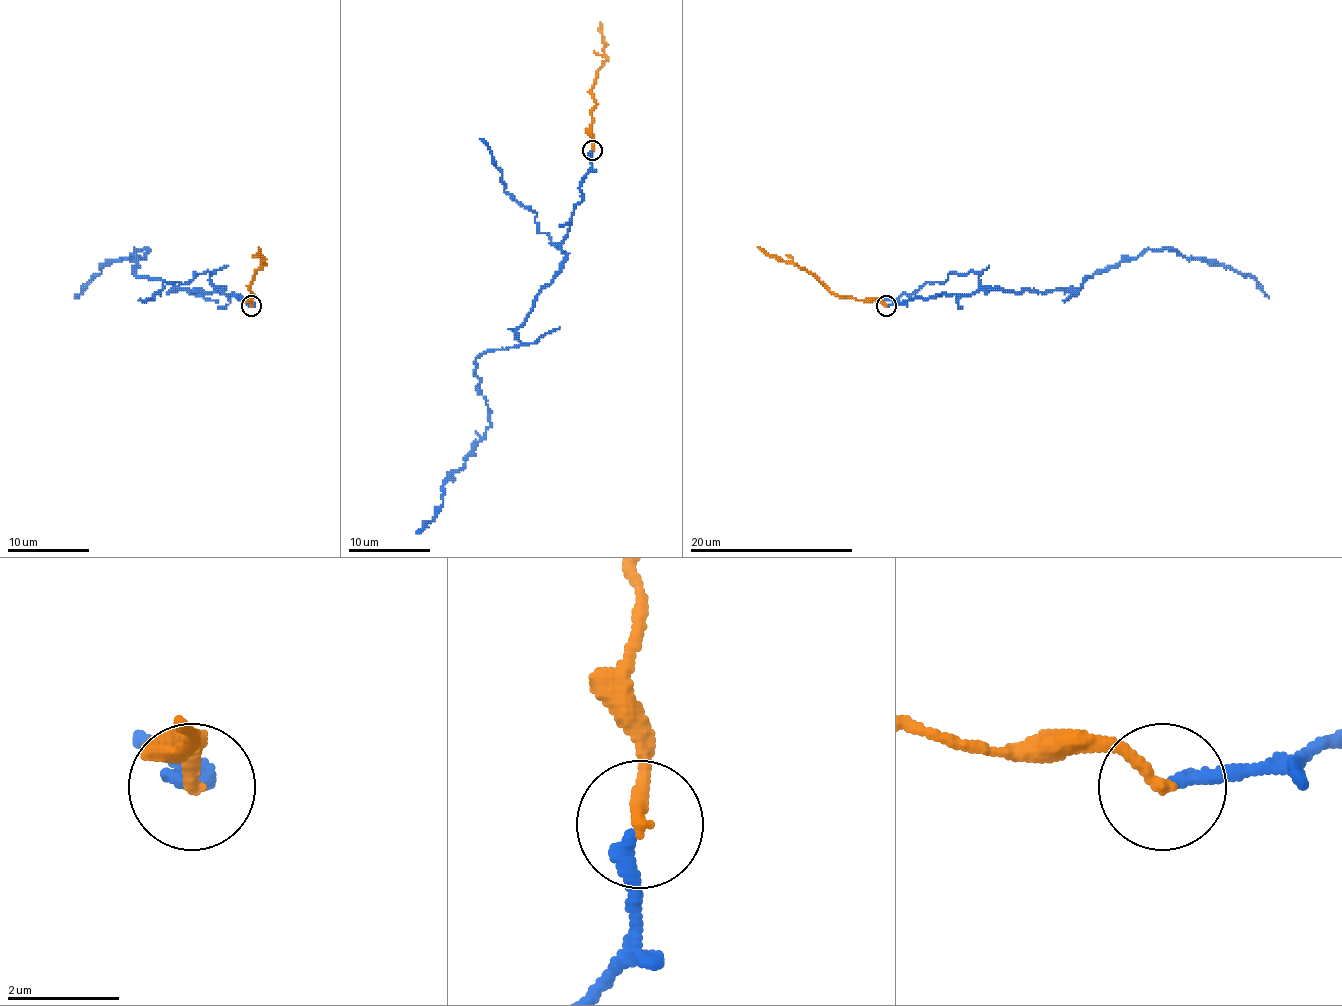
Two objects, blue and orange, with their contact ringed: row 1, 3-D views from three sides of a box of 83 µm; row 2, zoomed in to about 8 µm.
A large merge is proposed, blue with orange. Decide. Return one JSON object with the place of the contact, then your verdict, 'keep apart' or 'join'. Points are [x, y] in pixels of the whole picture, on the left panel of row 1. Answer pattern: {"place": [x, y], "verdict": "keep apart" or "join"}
{"place": [251, 306], "verdict": "keep apart"}

